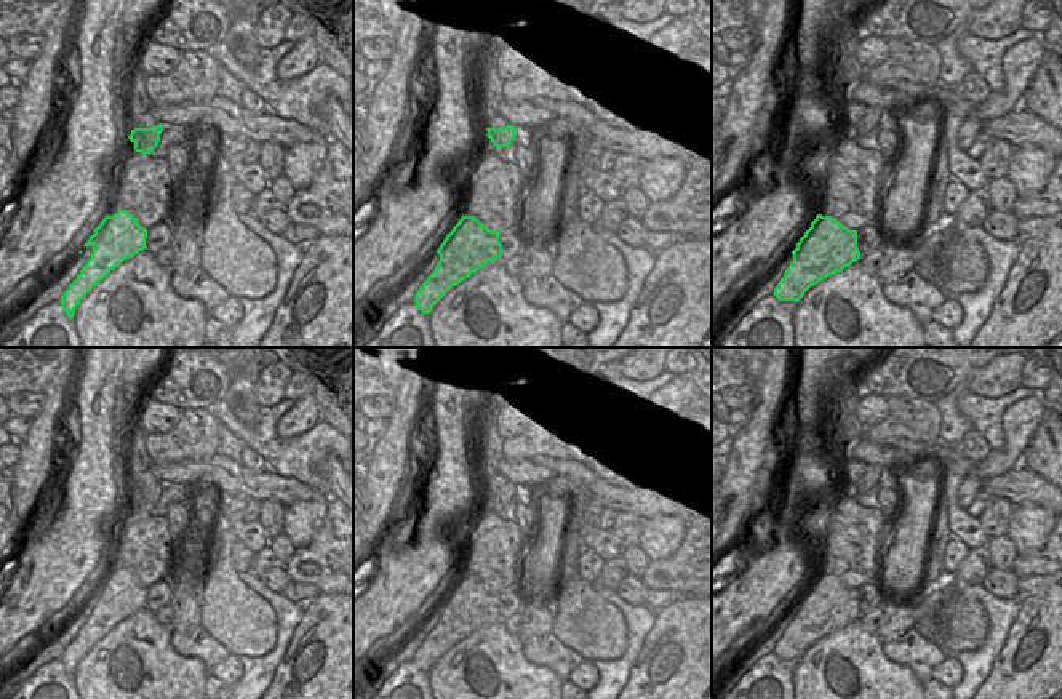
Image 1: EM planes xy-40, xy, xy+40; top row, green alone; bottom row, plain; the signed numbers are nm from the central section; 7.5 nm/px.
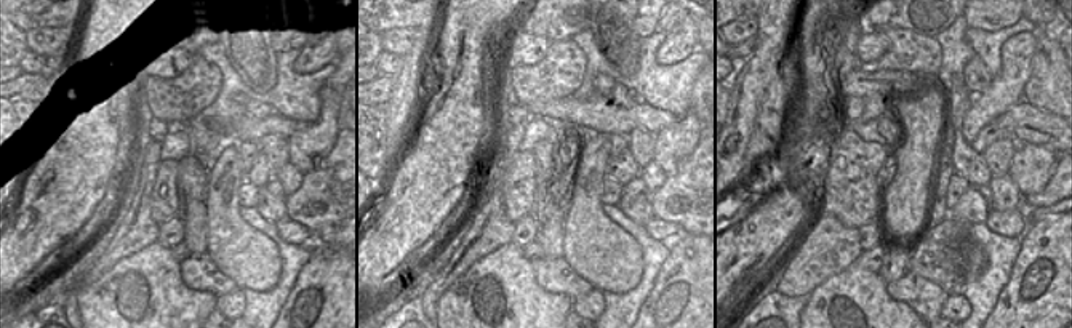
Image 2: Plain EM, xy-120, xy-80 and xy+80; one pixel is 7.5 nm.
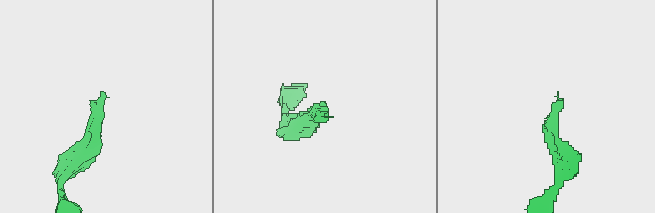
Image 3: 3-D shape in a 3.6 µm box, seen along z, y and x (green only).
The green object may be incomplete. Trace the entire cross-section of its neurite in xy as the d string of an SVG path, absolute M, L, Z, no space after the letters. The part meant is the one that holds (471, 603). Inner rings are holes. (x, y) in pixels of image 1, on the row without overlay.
M464 574L446 593L437 611L440 619L417 648L414 661L422 672L456 643L502 614L501 589L491 589L475 574Z

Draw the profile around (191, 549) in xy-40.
M213 483L190 486L190 518L173 545L166 568L166 579L195 585L202 581L202 569L208 555L211 529L221 504L221 493Z

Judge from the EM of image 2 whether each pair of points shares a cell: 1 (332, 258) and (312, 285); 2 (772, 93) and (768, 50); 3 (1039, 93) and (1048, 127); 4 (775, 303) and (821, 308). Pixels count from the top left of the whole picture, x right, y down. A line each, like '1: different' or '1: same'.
1: same
2: different
3: different
4: different

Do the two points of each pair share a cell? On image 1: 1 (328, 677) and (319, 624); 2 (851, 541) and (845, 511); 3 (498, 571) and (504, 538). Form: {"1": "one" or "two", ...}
{"1": "one", "2": "one", "3": "one"}

